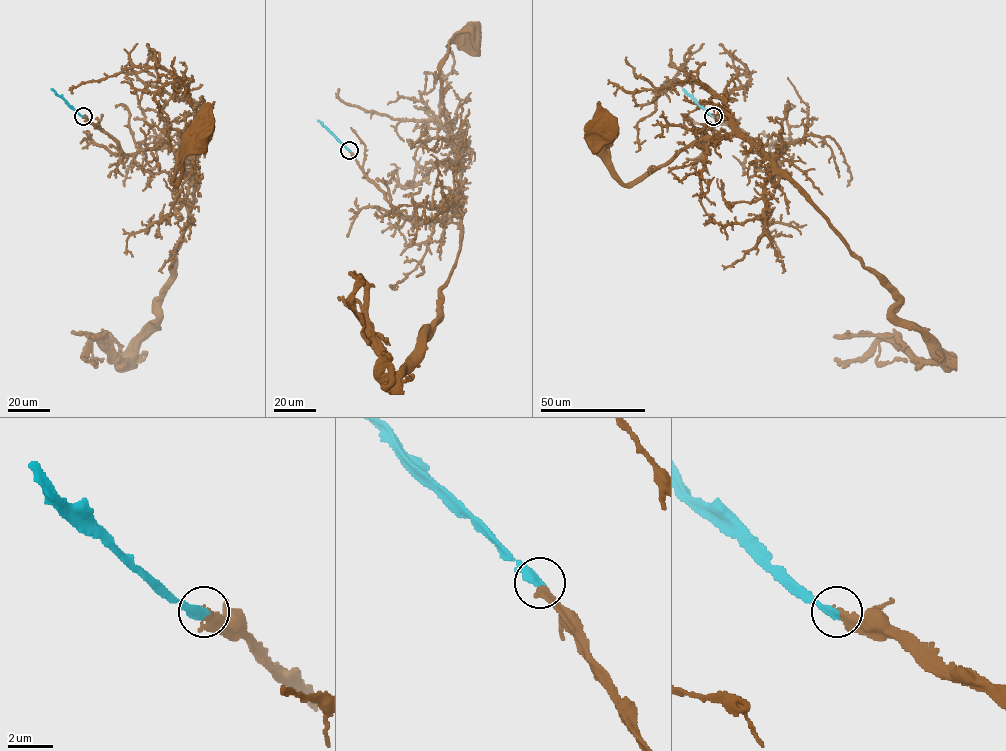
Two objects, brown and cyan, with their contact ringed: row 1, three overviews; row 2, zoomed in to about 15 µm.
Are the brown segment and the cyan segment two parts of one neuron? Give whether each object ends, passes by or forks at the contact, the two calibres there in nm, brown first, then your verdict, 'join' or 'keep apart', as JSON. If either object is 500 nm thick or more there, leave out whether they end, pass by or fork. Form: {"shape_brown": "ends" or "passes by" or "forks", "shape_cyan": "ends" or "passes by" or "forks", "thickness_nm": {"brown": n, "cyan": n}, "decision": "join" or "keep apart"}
{"shape_brown": "ends", "shape_cyan": "ends", "thickness_nm": {"brown": 320, "cyan": 360}, "decision": "join"}

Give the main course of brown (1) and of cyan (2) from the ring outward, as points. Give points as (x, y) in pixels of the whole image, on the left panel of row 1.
1: (83, 115), (125, 154), (171, 148), (191, 158), (193, 135), (173, 184), (182, 154), (204, 132)
2: (83, 116), (51, 88)

